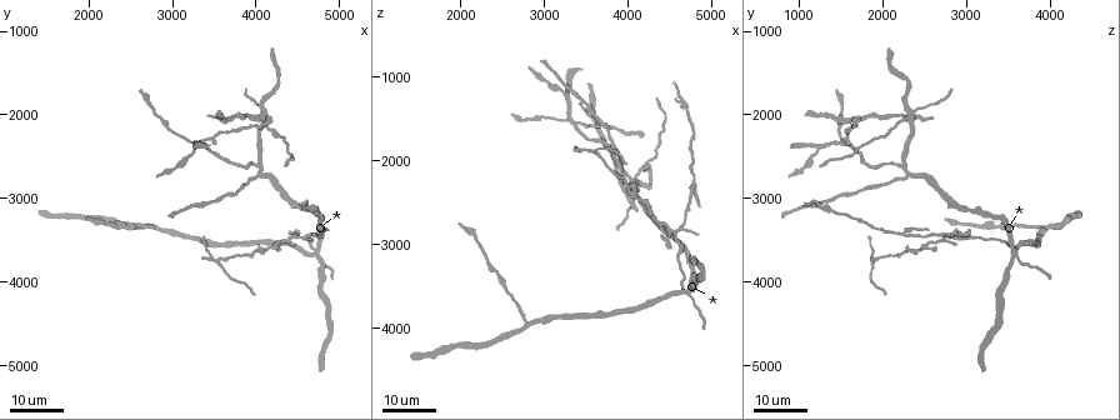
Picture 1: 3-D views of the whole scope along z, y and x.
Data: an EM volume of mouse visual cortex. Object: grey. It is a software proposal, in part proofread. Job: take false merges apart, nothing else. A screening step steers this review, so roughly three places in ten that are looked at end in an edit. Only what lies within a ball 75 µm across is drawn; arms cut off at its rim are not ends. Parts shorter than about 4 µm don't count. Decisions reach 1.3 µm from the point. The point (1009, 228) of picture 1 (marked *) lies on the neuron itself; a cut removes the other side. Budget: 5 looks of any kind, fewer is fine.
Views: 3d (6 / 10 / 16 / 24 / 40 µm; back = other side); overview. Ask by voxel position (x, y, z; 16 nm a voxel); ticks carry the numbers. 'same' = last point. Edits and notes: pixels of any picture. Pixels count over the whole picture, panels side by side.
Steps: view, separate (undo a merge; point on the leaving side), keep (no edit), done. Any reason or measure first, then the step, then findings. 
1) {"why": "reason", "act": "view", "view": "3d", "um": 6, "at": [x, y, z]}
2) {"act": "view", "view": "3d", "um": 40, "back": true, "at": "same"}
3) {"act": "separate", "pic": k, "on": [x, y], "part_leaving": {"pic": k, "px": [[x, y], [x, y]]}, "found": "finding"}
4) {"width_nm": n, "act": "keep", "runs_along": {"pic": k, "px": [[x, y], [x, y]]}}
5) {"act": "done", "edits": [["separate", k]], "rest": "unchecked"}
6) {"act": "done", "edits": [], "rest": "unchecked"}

{"why": "four or more arms meet", "act": "view", "view": "3d", "um": 24, "at": [4750, 3700, 3600]}

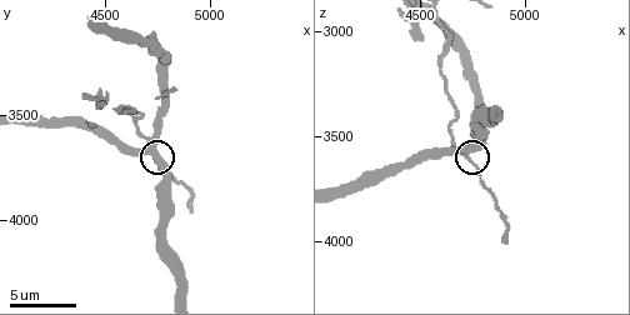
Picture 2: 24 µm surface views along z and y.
{"act": "view", "view": "3d", "um": 10, "at": [4730, 3690, 3560]}

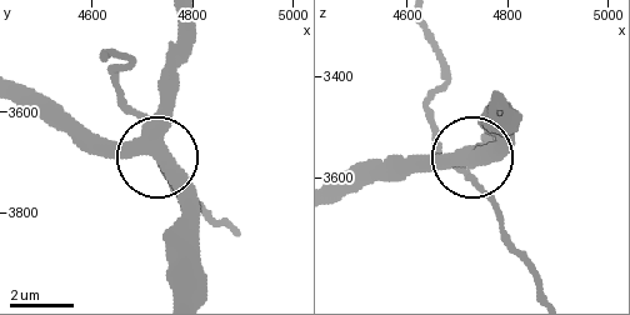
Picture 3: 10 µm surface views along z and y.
{"act": "separate", "pic": 3, "on": [118, 94], "found": "a second neuron is stuck on"}

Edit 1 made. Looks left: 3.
{"why": "three arms meet", "act": "view", "view": "3d", "um": 16, "at": [4050, 2600, 2250]}

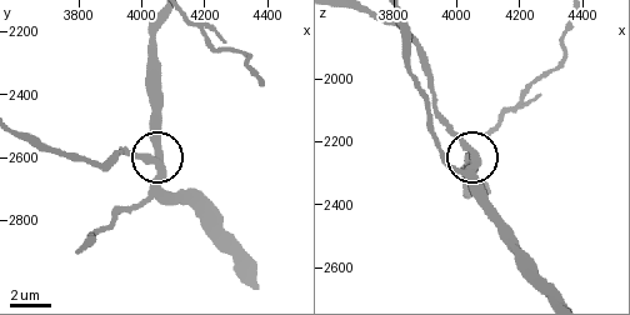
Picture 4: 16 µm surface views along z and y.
{"why": "zoom in", "act": "view", "view": "3d", "um": 6, "at": [4030, 2610, 2220]}

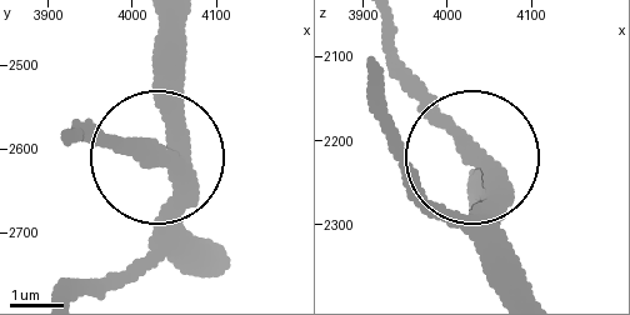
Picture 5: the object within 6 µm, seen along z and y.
{"arms": 3, "act": "keep", "found": "one neuron here"}

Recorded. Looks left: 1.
{"act": "done", "edits": [["separate", 3]], "rest": "unchecked"}

